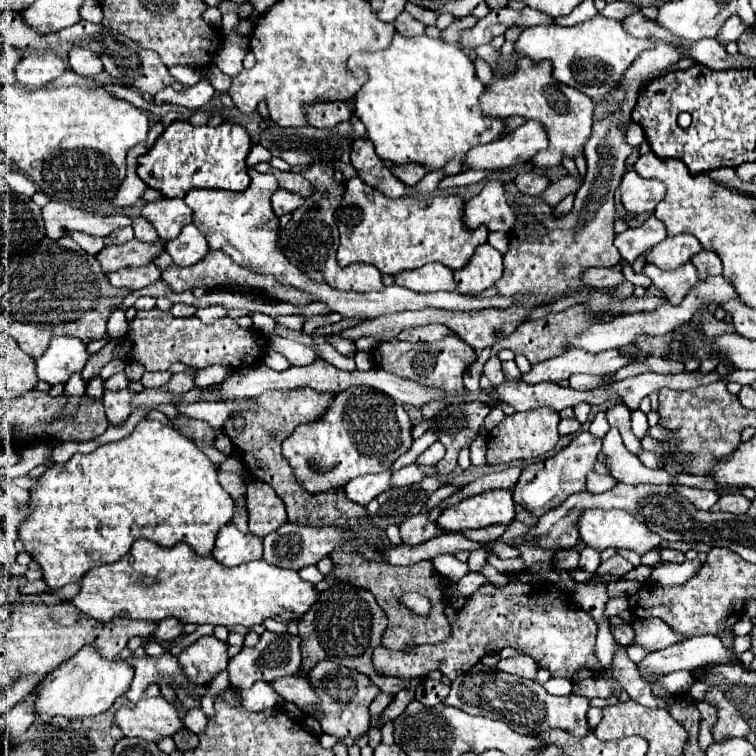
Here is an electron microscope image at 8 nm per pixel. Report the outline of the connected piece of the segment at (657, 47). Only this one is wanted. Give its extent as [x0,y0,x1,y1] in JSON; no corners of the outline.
[618,40,682,114]

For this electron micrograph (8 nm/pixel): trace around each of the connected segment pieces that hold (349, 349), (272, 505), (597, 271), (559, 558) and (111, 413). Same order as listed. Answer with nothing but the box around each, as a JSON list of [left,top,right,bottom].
[[332,340,358,358],[246,476,286,538],[582,268,626,290],[552,548,580,570],[102,388,134,426]]

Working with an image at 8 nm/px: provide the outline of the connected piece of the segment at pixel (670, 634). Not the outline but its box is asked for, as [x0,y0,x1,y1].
[634,618,684,652]

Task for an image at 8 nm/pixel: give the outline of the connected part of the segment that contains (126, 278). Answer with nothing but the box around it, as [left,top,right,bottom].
[108,264,160,290]

